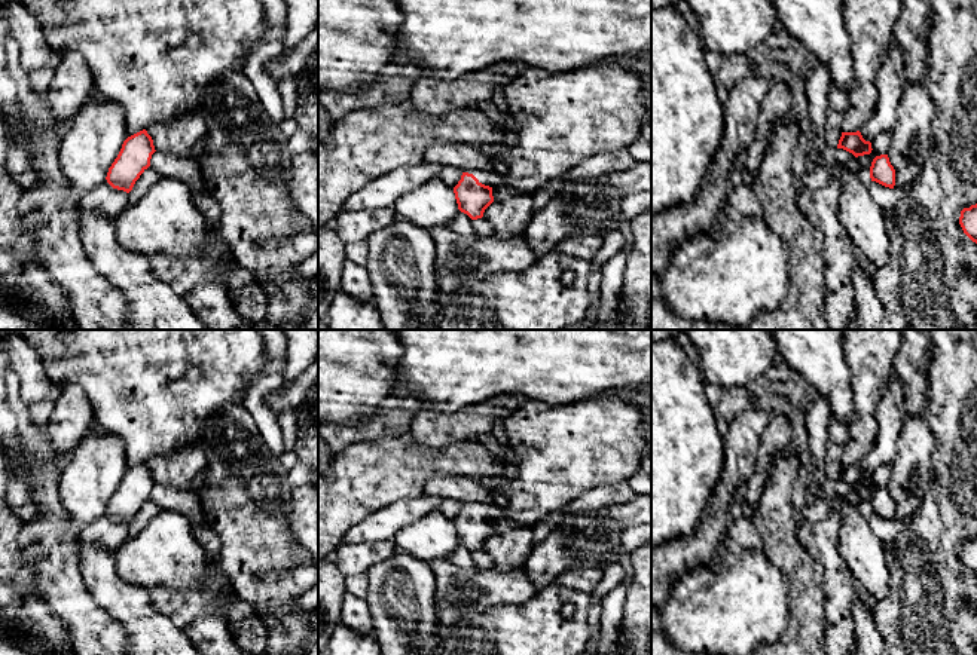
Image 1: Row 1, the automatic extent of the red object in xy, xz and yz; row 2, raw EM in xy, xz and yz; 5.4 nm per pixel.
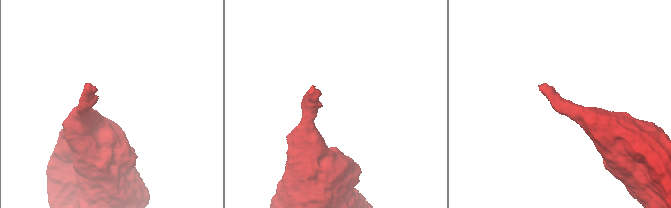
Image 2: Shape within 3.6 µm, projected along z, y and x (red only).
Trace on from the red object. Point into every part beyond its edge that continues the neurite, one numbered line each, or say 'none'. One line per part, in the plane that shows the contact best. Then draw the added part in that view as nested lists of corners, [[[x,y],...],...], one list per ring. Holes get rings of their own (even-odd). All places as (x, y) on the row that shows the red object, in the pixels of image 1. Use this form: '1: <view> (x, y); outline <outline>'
1: xz (491, 178); outline [[[473,169],[473,171],[467,171],[467,172],[473,174],[479,180],[479,183],[482,183],[485,186],[489,186],[492,189],[500,189],[500,186],[506,180],[506,175],[500,175],[495,171],[477,171],[477,169]]]

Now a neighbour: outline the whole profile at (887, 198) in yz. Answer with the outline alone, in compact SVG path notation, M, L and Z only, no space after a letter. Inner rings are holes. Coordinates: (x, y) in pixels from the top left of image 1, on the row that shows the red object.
M870 181L868 184L868 192L873 196L873 199L886 211L892 211L894 206L901 201L903 193L895 190L895 189L889 189L885 187L876 181Z

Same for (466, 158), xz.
M434 143L424 151L424 162L436 163L440 168L454 166L467 171L492 171L494 165L476 146L461 143Z

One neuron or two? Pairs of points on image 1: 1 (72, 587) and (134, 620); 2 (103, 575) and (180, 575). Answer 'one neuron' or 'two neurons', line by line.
1: two neurons
2: two neurons

